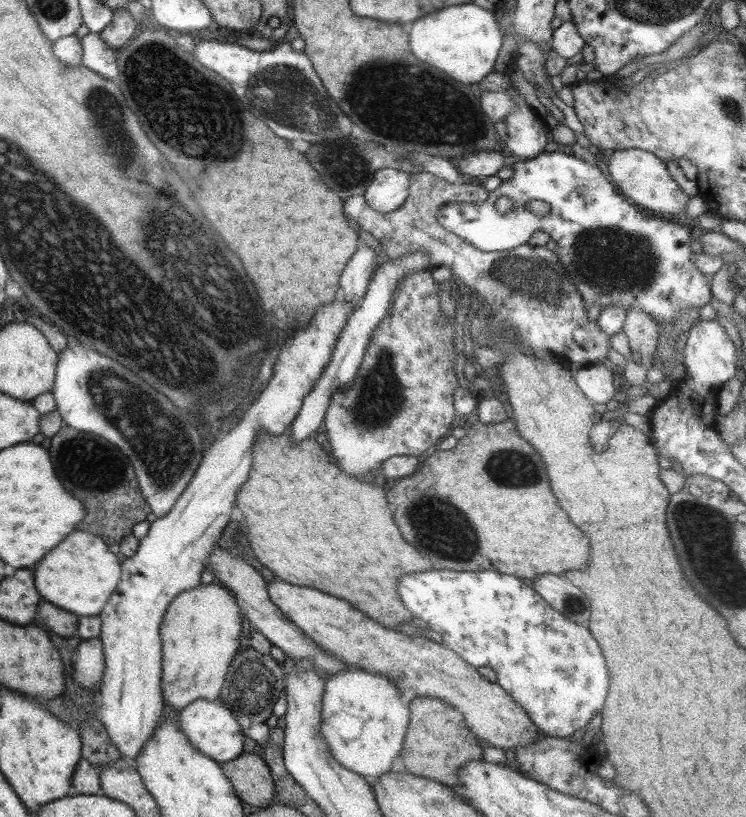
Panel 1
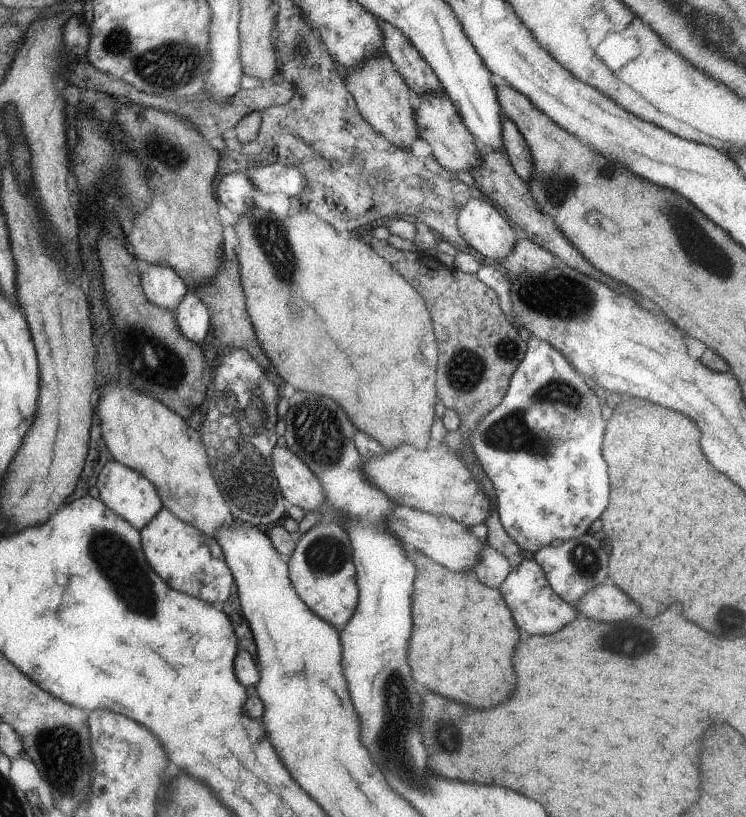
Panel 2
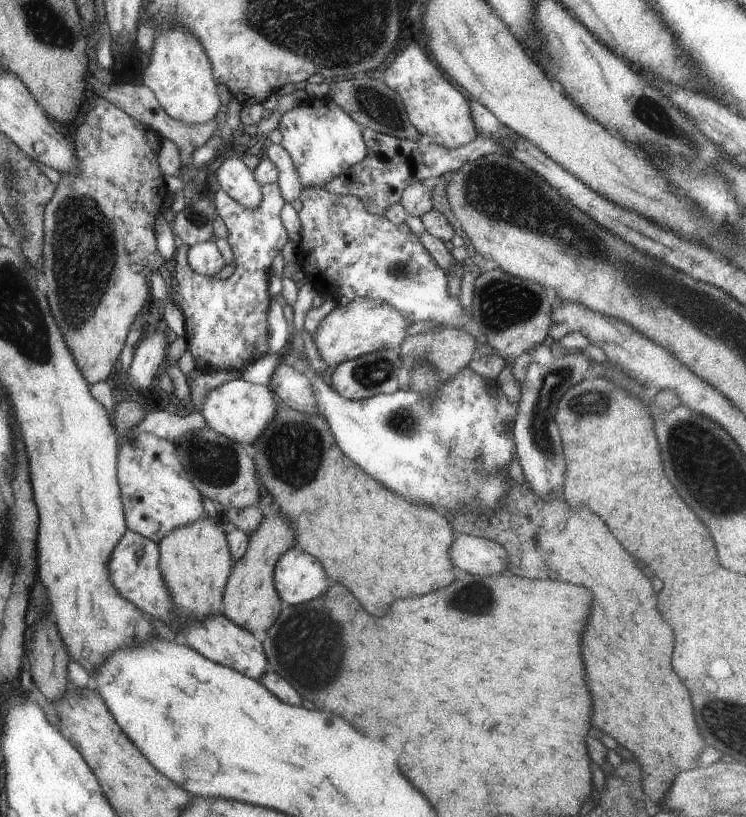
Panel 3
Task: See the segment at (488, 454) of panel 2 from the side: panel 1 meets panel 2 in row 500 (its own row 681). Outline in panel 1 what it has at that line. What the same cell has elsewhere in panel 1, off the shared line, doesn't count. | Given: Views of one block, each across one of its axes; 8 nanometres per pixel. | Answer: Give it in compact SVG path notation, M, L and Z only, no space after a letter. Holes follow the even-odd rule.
M428 570L402 577L400 584L398 584L398 594L402 596L404 604L408 606L408 610L416 618L424 620L430 626L430 630L440 634L441 638L444 639L443 645L446 648L460 655L474 668L489 666L494 670L497 674L497 683L526 711L530 720L542 734L549 737L570 737L576 730L589 727L590 719L598 712L602 712L602 706L604 706L604 700L606 700L606 694L608 694L608 670L606 670L606 660L604 660L604 656L600 652L598 642L588 632L589 628L568 622L560 612L554 610L543 598L540 598L540 594L533 588L523 584L520 579L492 570L484 570L482 572L454 572L454 570L442 570L440 572L440 570Z

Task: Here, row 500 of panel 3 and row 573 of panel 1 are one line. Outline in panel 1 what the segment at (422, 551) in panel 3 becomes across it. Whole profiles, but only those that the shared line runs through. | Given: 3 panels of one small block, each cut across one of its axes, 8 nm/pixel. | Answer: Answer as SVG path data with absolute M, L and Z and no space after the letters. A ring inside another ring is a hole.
M290 428L280 436L274 436L265 432L265 430L261 430L255 440L252 470L249 472L248 480L238 491L235 506L243 513L244 522L246 522L246 537L248 538L251 550L256 554L261 564L274 573L275 577L282 578L284 582L290 582L290 584L298 584L298 586L312 586L312 588L316 586L316 590L326 592L326 594L332 594L336 598L344 598L348 602L360 602L360 600L364 600L362 604L352 604L352 608L359 610L372 620L378 621L382 626L393 629L395 626L402 624L402 622L411 623L411 620L415 617L404 606L404 602L398 596L398 580L406 576L406 574L410 574L410 572L418 573L428 571L432 568L432 564L430 564L428 558L424 558L414 546L410 546L403 538L398 526L396 526L396 522L394 522L392 514L390 514L392 508L388 508L386 492L387 487L382 482L366 483L360 478L354 478L346 474L334 461L328 447L317 443L314 436L301 440L300 442L291 442Z

